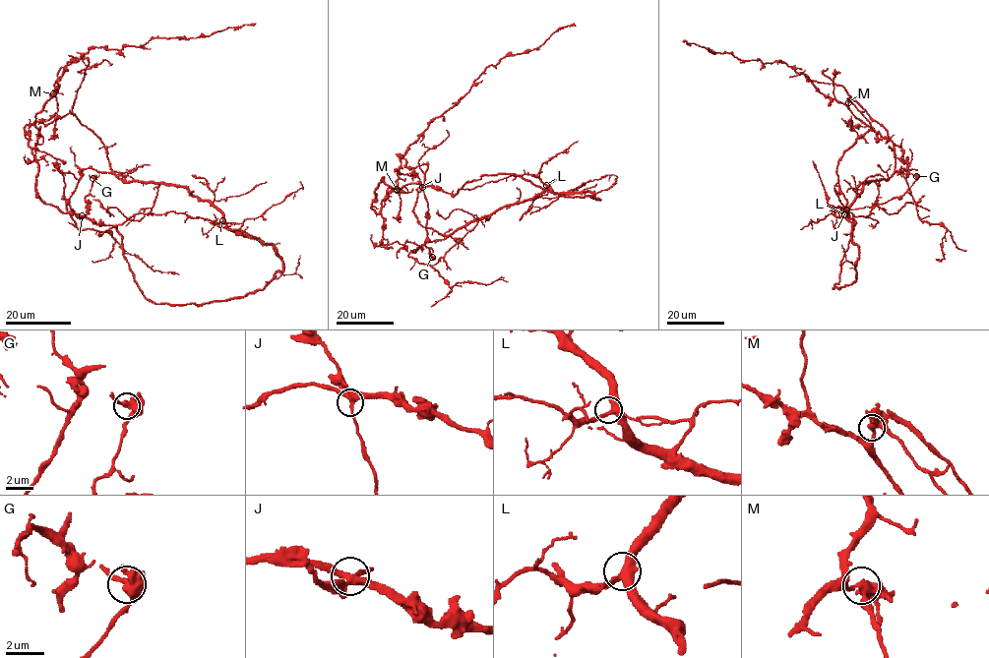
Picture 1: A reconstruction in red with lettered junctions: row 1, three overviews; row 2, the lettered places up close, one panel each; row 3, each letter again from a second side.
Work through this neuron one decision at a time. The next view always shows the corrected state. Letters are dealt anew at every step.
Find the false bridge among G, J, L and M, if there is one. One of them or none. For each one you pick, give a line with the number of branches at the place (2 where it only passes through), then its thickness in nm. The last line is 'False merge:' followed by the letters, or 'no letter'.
False merge: no letter

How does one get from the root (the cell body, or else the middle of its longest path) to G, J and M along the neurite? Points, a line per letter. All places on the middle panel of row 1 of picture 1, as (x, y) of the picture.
G: (478, 180), (468, 181), (453, 196), (431, 186), (423, 188), (428, 205), (425, 245), (432, 257)
J: (478, 180), (468, 181), (453, 196), (431, 186), (422, 187)
M: (478, 180), (452, 196), (417, 183), (391, 188), (383, 178), (372, 208), (378, 213), (383, 199), (397, 189)

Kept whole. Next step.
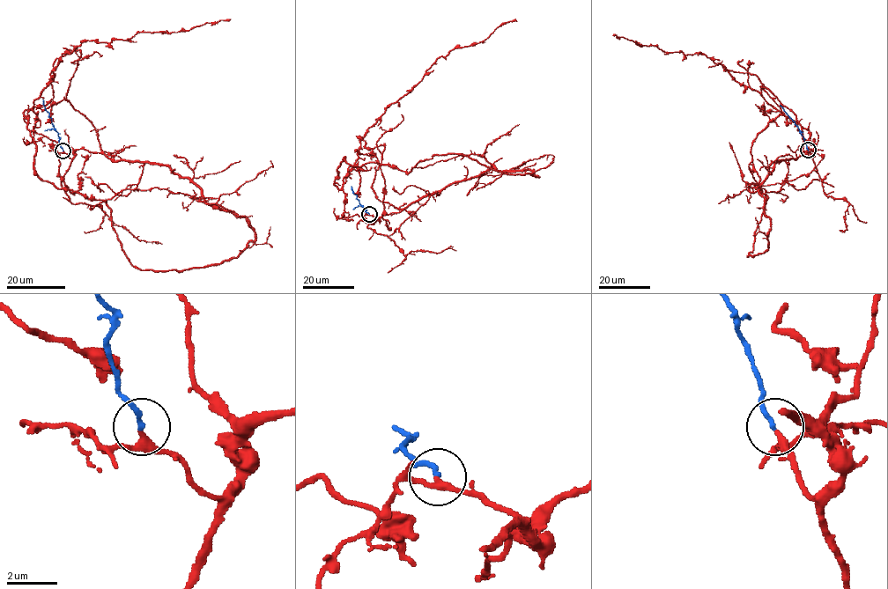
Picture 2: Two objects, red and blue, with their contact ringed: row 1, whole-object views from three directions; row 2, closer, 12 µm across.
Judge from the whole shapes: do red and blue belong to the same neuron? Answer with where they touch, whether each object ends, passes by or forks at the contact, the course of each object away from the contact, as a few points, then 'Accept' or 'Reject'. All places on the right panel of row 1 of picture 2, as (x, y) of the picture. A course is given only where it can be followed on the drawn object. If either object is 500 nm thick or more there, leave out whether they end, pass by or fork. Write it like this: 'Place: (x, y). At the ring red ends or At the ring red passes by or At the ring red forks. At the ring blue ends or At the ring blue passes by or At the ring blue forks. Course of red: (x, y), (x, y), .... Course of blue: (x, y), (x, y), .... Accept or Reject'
Place: (808, 150). At the ring red passes by. At the ring blue ends. Course of red: (808, 150), (761, 185), (768, 246), (747, 256), (767, 197), (751, 146), (783, 114), (701, 53), (615, 34). Course of blue: (808, 150), (797, 127), (780, 105). Accept

